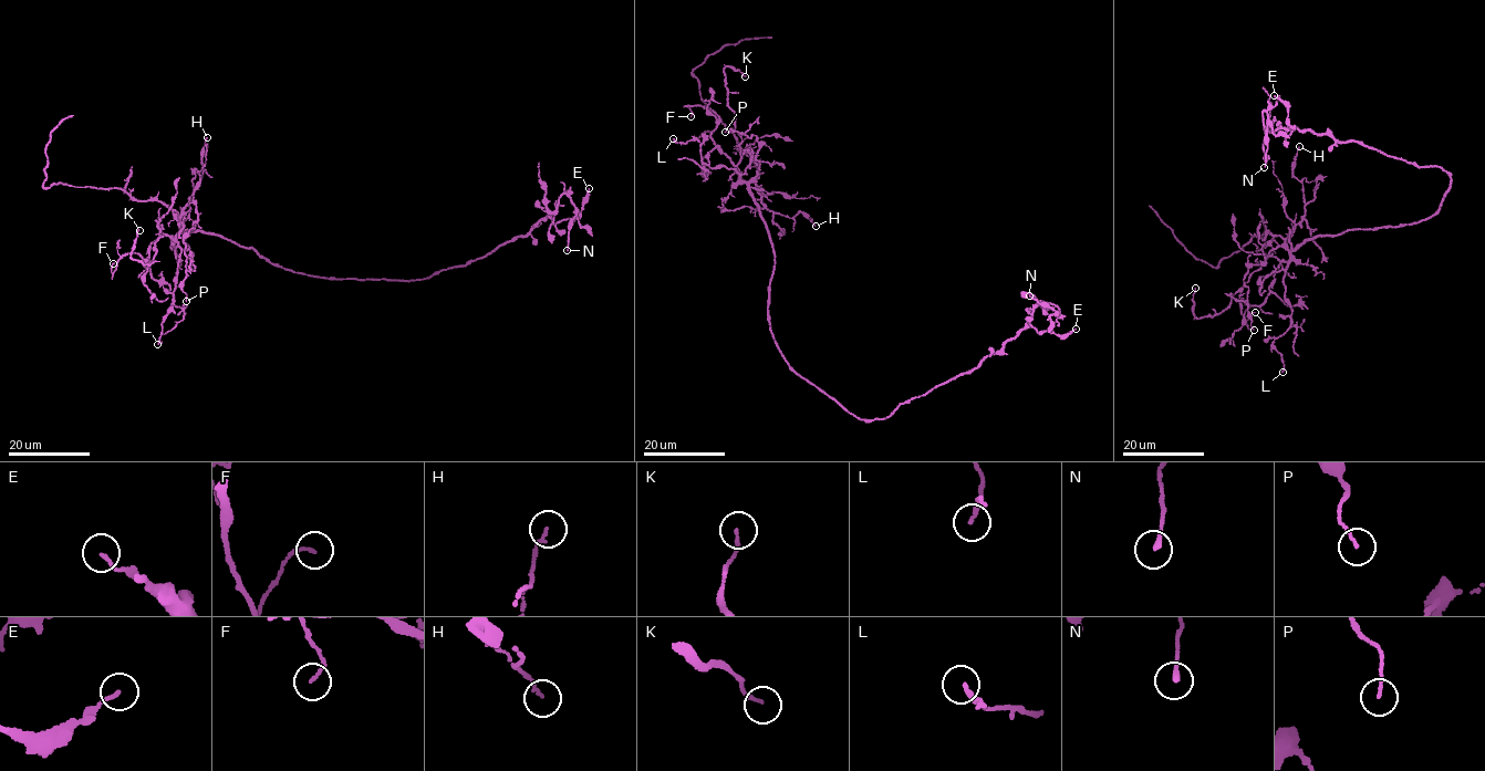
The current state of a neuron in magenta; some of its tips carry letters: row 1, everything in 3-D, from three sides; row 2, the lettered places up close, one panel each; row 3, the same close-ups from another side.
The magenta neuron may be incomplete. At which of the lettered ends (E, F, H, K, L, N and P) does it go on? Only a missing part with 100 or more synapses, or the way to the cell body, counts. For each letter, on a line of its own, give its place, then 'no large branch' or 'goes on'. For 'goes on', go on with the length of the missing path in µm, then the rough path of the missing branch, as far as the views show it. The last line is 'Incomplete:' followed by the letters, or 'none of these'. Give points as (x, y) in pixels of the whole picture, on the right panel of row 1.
E: at (1274, 95); no large branch
F: at (1255, 312); no large branch
H: at (1299, 146); no large branch
K: at (1195, 288); no large branch
L: at (1283, 372); no large branch
N: at (1264, 167); no large branch
P: at (1254, 330); no large branch
Incomplete: none of these

